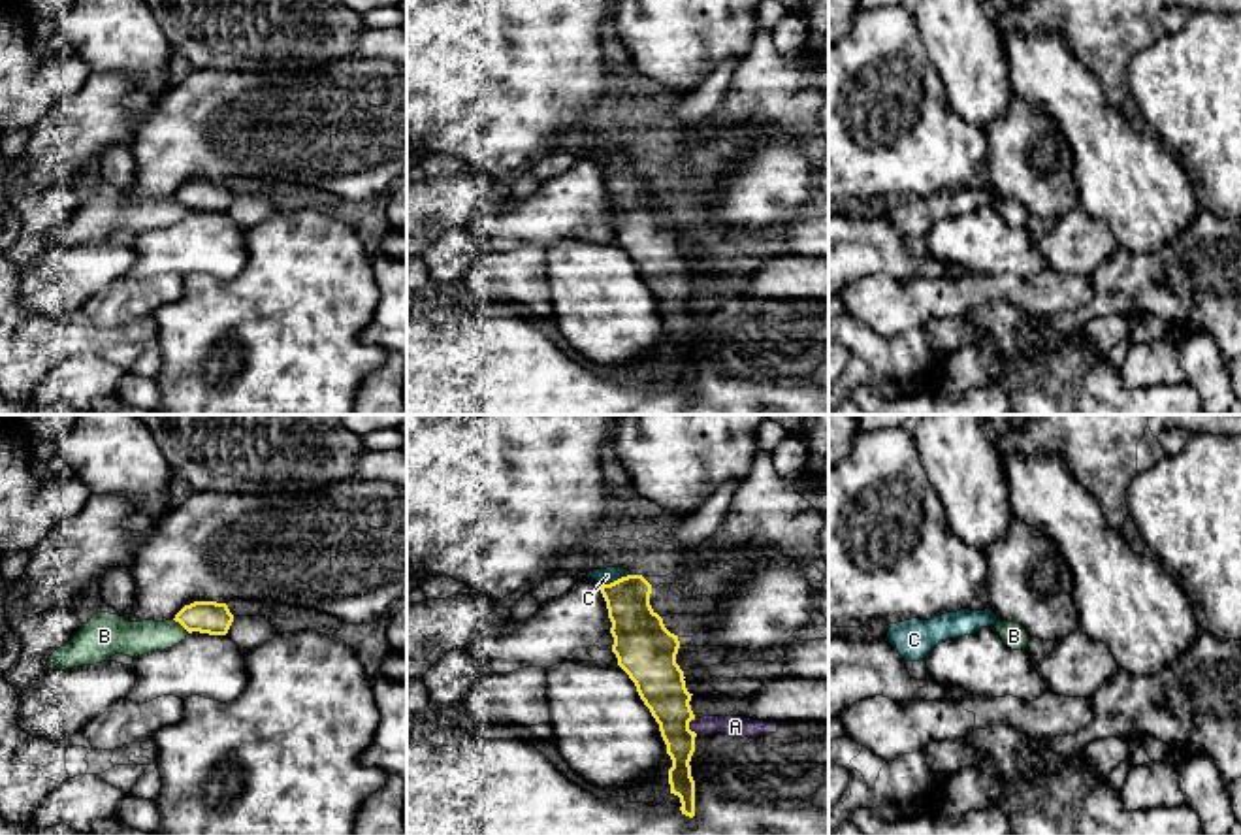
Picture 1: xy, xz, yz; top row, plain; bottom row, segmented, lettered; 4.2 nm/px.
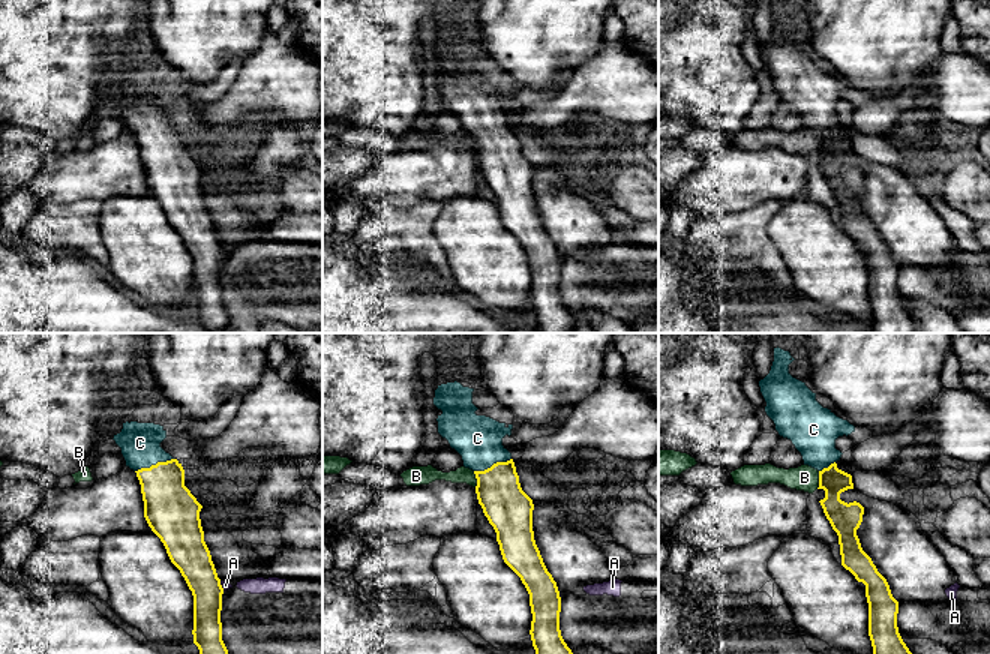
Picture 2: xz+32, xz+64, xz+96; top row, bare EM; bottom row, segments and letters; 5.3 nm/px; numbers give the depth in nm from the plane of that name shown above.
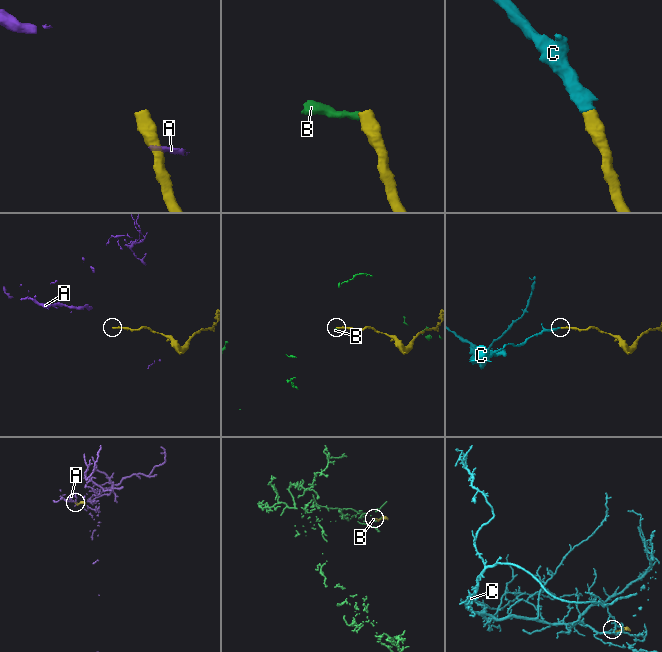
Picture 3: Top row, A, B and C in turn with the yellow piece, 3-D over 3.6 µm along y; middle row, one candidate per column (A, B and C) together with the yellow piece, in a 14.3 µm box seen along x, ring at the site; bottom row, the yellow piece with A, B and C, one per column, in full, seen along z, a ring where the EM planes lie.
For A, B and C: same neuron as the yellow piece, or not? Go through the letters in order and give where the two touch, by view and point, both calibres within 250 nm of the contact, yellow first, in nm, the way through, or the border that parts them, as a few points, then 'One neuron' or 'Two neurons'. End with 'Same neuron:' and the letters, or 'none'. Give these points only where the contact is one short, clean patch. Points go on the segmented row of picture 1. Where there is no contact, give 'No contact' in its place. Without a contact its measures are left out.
A: Touches yellow at xz (688, 728). Thickness 200 nm (yellow) against 100 nm. Boundary: xz (692, 719), (690, 728), (697, 734). Two neurons
B: Touches yellow at xy (181, 624). Thickness 140 nm (yellow) against 150 nm. Boundary: xy (174, 619), (189, 632). Two neurons
C: Touches yellow at xz (618, 579). Thickness 220 nm (yellow) against 70 nm. Path across: xz (639, 634), (618, 579), (607, 575). One neuron
Same neuron: C

